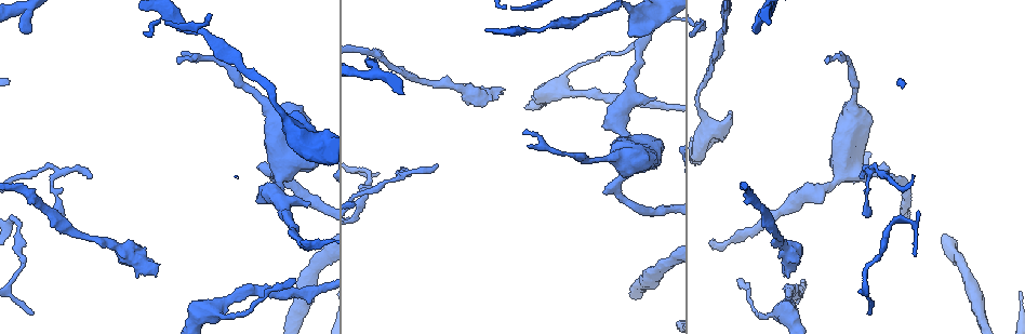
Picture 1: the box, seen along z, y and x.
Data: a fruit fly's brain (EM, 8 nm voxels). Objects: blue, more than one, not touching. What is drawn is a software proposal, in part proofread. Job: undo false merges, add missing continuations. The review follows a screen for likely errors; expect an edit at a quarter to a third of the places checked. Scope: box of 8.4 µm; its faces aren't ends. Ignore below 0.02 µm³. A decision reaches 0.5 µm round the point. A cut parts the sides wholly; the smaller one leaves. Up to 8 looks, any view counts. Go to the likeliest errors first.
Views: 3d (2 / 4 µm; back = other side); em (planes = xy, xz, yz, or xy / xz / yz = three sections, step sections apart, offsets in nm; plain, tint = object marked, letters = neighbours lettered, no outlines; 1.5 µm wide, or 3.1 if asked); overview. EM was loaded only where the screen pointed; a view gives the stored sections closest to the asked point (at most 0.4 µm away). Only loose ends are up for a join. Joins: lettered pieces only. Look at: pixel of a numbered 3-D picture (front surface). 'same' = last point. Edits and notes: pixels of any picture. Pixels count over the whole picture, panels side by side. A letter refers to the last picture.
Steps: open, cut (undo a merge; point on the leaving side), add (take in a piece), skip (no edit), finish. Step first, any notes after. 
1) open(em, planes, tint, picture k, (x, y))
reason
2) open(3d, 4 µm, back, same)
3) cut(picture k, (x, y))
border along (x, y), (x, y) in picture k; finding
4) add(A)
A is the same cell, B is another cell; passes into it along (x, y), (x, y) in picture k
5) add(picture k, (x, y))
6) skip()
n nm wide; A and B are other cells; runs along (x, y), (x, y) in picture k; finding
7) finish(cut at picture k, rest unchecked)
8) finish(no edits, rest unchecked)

open(em, xz, step 8, letters, picture 1, (732, 112))
an open end

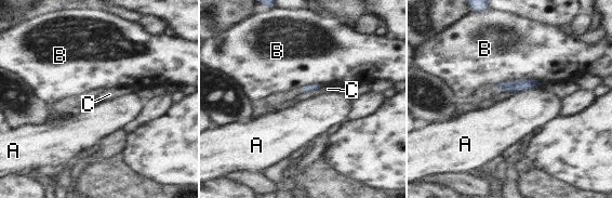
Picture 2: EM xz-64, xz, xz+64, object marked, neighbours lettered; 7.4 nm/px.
open(em, planes, letters, same)

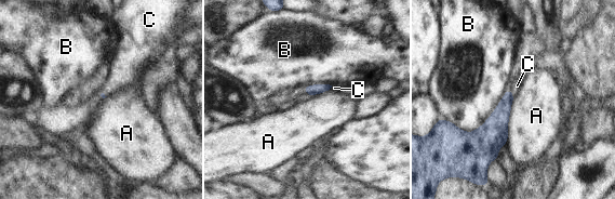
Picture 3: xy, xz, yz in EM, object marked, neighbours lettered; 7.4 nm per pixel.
skip()
A, B and C are other cells; border along (515, 96), (505, 144) in picture 3; no lettered piece goes on from it

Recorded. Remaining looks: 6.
open(3d, 4 µm, picture 1, (778, 244))
calibre changes

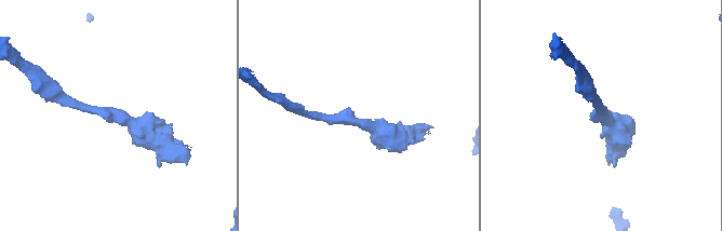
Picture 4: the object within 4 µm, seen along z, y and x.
open(em, planes, letters, picture 4, (359, 119))
shape alone is not enough

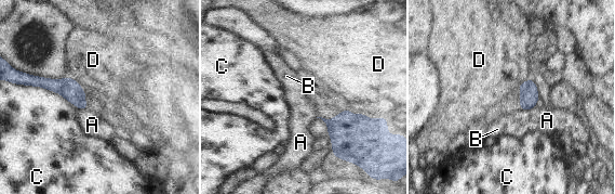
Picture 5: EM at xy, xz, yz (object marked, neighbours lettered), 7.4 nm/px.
skip()
A, B, C and D are other cells; border along (531, 78), (518, 86) in picture 5; one neuron here

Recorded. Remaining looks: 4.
open(em, xz, step 8, tint, picture 1, (904, 219))
sharp bend

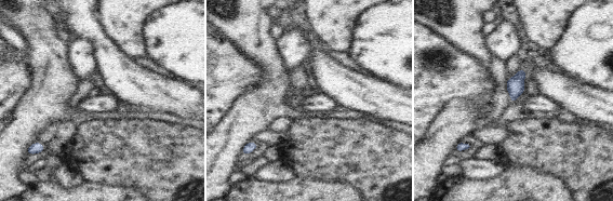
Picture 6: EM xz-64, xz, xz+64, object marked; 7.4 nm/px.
open(em, planes, letters, same)

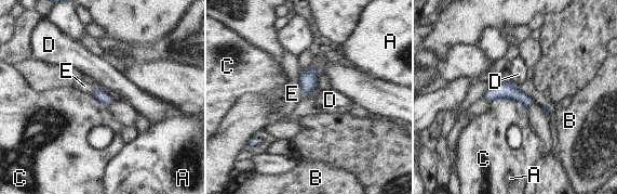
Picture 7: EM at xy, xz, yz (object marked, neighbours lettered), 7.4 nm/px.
skip()
A, B, C, D and E are other cells; border along (490, 102), (511, 99), (526, 107) in picture 7; one neuron here

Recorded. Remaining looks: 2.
finish(no edits, rest unchecked)

